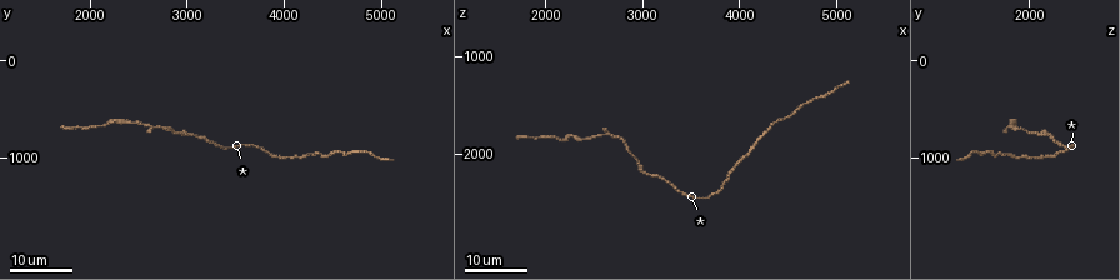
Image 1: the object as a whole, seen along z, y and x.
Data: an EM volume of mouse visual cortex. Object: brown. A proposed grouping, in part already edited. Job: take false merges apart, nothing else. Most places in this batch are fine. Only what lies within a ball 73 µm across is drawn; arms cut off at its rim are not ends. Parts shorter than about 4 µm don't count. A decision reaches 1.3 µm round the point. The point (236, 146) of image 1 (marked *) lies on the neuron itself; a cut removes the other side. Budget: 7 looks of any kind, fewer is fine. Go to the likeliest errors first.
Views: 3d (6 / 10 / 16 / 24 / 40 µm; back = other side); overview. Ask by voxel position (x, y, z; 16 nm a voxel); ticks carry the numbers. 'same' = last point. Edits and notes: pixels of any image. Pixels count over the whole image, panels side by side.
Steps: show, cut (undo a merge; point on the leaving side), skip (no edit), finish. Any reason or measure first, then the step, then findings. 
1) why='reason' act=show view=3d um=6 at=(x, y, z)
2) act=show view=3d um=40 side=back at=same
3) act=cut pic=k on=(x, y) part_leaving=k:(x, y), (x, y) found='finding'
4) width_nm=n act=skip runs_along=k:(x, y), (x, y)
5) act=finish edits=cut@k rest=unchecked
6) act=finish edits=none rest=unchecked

why='thick turns thin' act=show view=3d um=16 at=(2280, 600, 1800)

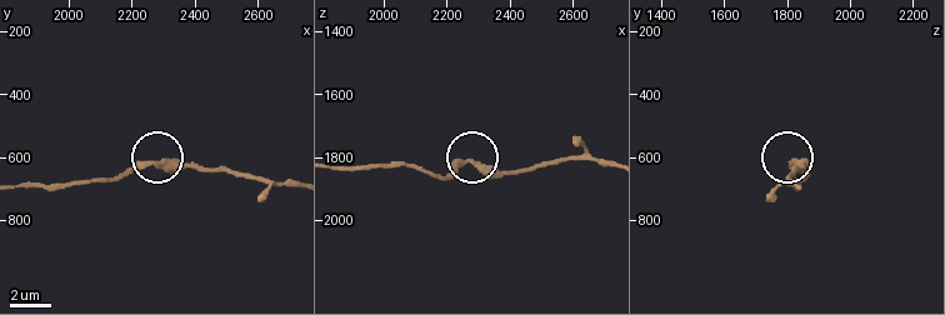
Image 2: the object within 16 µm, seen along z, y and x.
act=show view=3d um=6 at=(2290, 630, 1820)

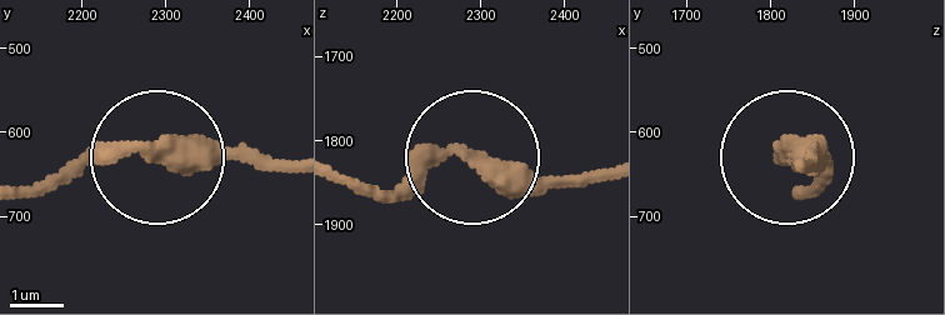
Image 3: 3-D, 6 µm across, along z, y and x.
act=skip runs_along=3:(608, 169), (514, 183), (434, 155), (358, 195) found='all the same neuron'

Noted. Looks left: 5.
why='a narrow waist' act=show view=3d um=24 at=(4360, 940, 1680)

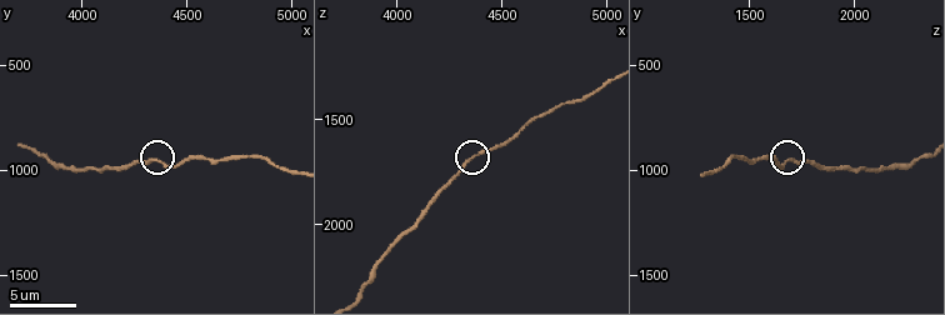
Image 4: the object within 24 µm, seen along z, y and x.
why='closer look' act=show view=3d um=6 at=(4380, 960, 1680)

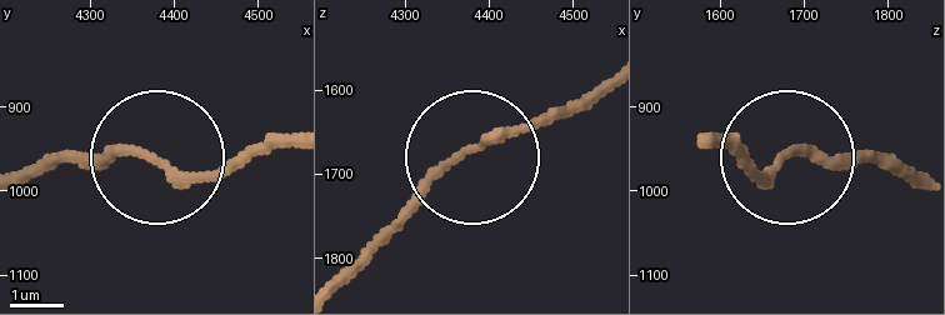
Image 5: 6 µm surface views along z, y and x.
width_nm=170 act=skip runs_along=5:(916, 184), (849, 158), (786, 158), (769, 170), (733, 158) found='continuous, no second neuron'

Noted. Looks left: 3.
why='calibre changes' act=show view=3d um=16 at=(2920, 780, 2100)

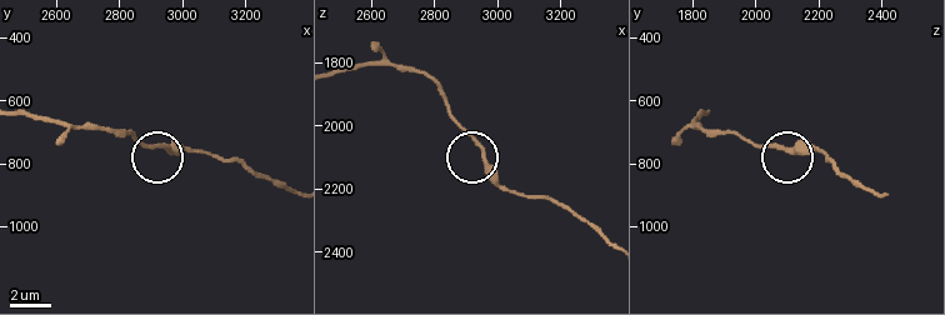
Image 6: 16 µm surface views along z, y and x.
act=show view=3d um=10 at=(2960, 750, 2080)

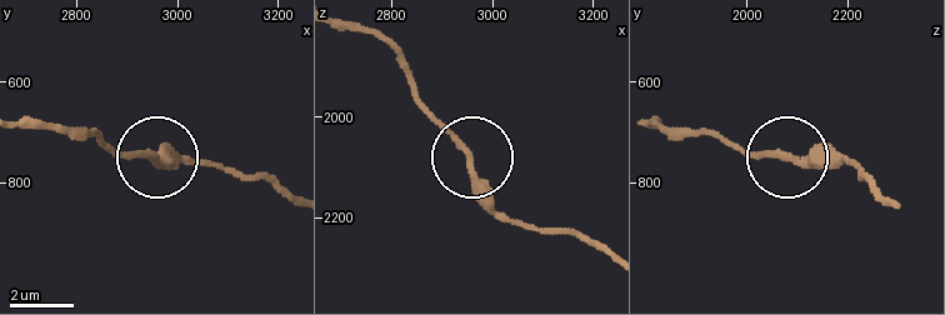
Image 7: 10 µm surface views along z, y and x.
act=skip runs_along=7:(288, 193), (256, 174), (178, 158), (126, 158), (98, 141) found='continuous, no second neuron'

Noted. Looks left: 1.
act=finish edits=none rest=unchecked

